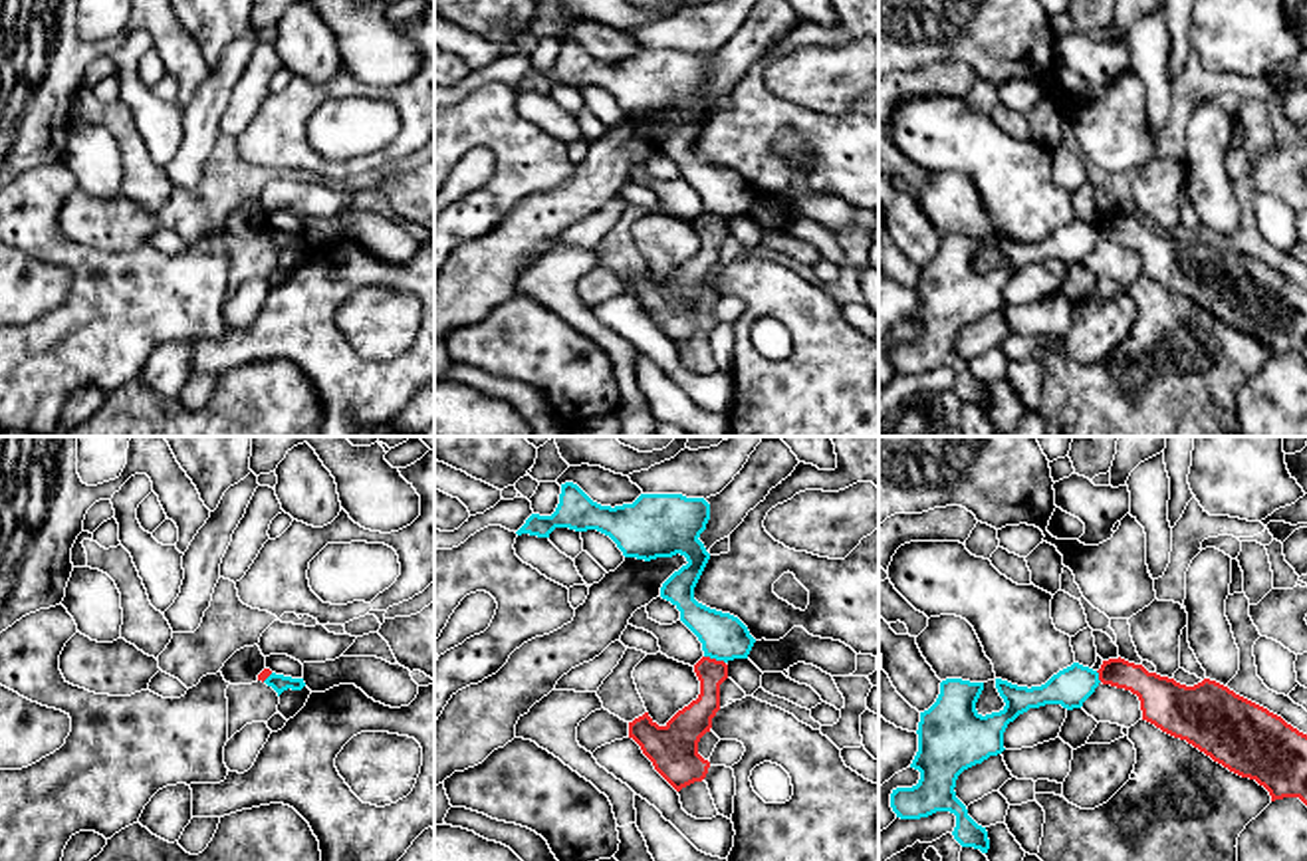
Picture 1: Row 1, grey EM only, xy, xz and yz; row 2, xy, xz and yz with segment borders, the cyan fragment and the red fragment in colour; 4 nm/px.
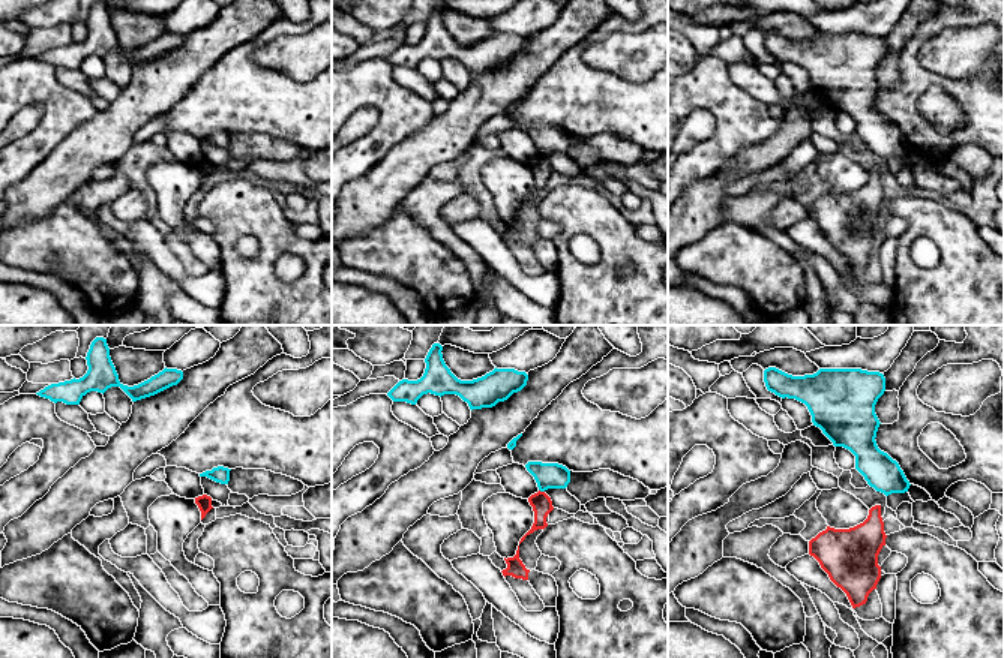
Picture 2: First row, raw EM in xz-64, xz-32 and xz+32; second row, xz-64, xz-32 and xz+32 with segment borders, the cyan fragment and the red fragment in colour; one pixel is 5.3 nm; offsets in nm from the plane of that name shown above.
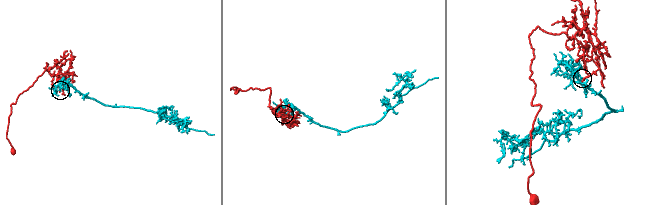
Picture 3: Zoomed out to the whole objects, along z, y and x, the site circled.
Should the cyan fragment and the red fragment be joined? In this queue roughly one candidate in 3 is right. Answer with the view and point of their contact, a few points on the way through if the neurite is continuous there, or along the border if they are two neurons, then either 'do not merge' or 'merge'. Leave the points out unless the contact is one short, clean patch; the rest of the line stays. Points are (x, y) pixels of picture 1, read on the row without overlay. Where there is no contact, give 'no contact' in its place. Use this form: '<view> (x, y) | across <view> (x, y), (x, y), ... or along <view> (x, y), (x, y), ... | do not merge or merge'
xz (714, 213) | along xz (705, 211), (724, 219) | do not merge

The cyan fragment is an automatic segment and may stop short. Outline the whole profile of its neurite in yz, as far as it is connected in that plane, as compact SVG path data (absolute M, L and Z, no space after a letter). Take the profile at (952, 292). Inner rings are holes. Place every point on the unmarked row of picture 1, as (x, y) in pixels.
M1073 218L1053 230L1041 242L1017 242L996 234L996 244L1006 262L1000 268L982 272L976 258L984 238L946 234L940 238L936 258L920 268L918 308L910 323L920 327L912 343L896 343L891 349L891 363L900 375L920 375L936 367L956 371L954 395L962 403L988 409L990 395L986 383L978 381L966 361L956 353L958 331L1002 309L1004 288L1010 278L1029 264L1061 260L1067 266L1081 264L1099 242L1099 228Z

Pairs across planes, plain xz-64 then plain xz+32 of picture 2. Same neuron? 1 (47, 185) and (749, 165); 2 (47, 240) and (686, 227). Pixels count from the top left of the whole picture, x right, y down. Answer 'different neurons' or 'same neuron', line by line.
1: same neuron
2: different neurons

